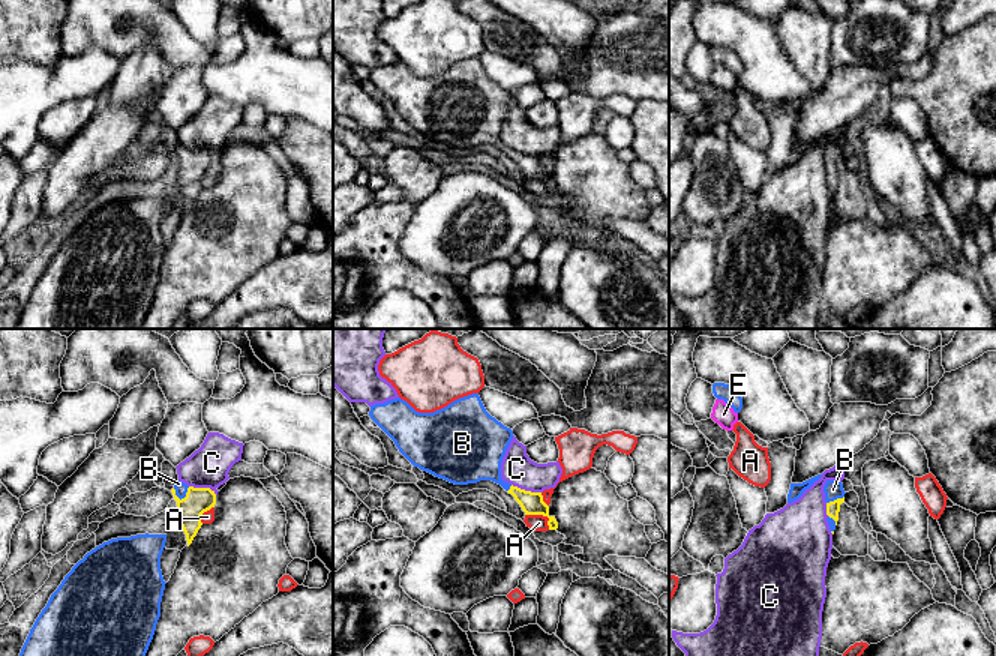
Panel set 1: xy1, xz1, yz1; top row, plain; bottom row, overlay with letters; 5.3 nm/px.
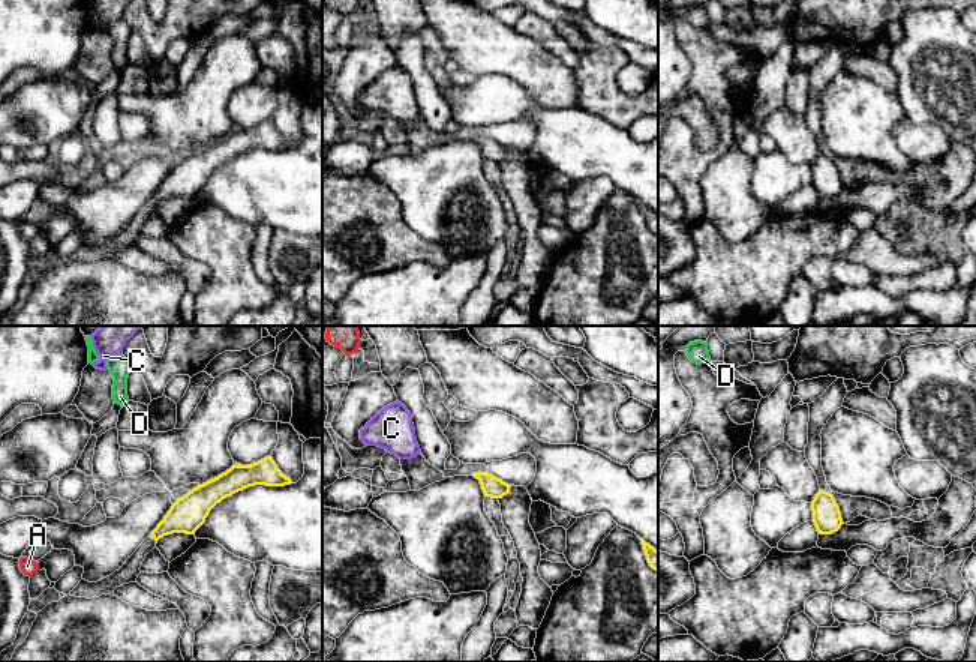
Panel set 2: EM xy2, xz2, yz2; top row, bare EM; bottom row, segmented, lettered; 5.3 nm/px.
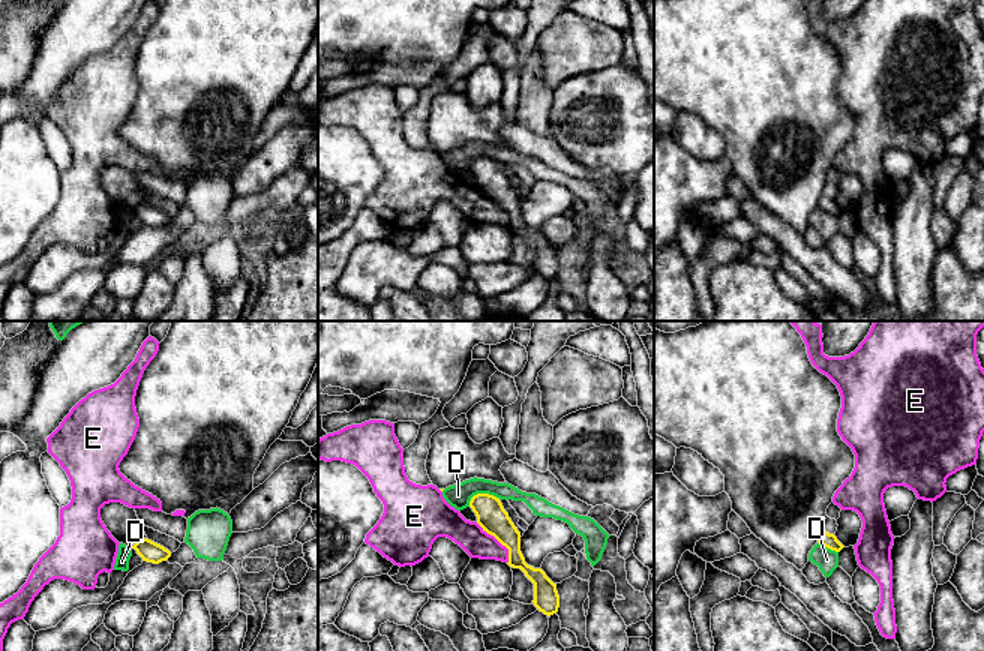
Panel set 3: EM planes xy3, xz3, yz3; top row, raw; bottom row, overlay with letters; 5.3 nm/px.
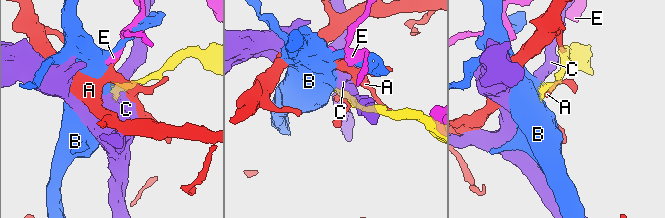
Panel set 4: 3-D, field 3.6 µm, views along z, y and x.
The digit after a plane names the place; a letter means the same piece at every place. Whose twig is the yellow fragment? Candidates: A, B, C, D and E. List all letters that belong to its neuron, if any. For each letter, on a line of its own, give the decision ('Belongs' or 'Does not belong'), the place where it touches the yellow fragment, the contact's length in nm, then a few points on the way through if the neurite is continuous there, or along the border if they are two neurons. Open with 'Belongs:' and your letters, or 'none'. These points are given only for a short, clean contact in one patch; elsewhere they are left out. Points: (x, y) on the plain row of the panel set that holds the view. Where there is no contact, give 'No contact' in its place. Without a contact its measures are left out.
Belongs: B
A: Does not belong. Touches yellow at xz1 (542, 177). Shared border 160 nm. Boundary: xz1 (525, 177), (545, 179), (549, 192)
B: Belongs. Touches yellow at xy1 (185, 161). Shared border 100 nm. Path across: xy1 (198, 164), (185, 161), (180, 152)
C: Does not belong. Touches yellow at xz1 (527, 155). Shared border 170 nm. Boundary: xz1 (512, 147), (540, 156)
D: Does not belong. Touches yellow at xz3 (482, 158). Shared border 180 nm. Boundary: xz3 (500, 162), (491, 158), (476, 158), (468, 170)
E: Does not belong. Touches yellow at xz3 (498, 204). Shared border 280 nm

